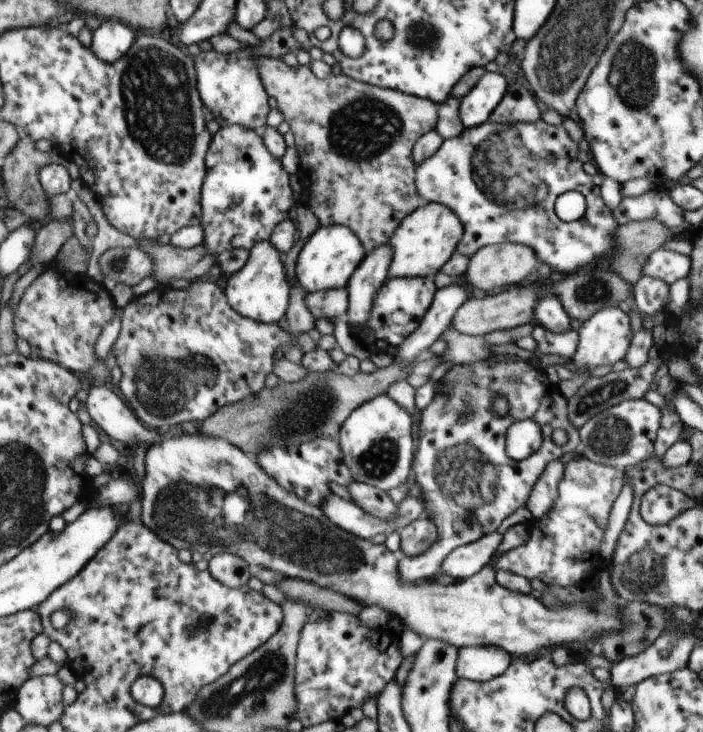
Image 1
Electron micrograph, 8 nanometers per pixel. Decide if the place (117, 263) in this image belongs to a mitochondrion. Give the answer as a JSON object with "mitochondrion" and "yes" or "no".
{"mitochondrion":"yes"}

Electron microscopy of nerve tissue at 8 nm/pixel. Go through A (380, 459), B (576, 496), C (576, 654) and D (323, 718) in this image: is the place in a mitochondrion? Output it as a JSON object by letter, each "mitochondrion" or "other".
{"A":"mitochondrion","B":"other","C":"other","D":"other"}

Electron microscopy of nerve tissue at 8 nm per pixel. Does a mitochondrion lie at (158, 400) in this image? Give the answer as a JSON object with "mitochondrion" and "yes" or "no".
{"mitochondrion":"yes"}

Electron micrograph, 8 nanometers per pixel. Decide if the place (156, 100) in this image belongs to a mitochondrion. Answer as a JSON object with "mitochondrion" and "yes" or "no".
{"mitochondrion":"yes"}

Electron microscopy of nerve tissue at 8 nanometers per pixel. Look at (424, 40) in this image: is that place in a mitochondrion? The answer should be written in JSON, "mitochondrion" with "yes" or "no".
{"mitochondrion":"yes"}

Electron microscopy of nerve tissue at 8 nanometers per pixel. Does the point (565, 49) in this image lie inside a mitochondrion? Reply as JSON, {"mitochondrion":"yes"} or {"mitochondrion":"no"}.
{"mitochondrion":"yes"}

